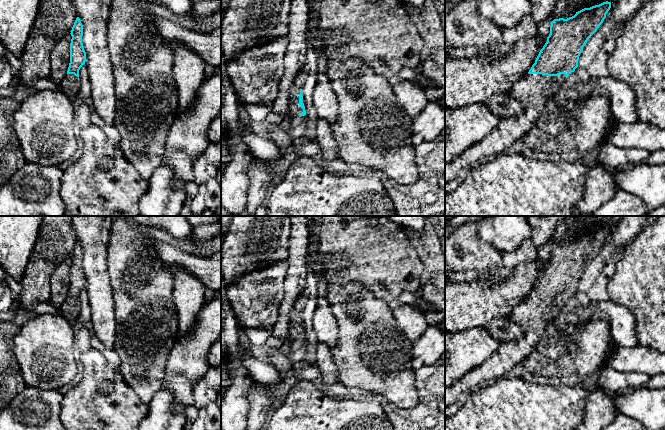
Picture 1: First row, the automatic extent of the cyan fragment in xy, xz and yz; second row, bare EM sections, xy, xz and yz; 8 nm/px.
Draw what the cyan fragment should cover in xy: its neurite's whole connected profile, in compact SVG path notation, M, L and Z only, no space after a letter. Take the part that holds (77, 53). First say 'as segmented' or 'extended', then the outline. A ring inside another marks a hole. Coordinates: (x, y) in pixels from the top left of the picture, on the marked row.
extended; M79 17L76 18L71 30L70 63L67 74L60 83L62 92L74 103L80 92L79 70L85 64L86 52L82 43L83 25Z

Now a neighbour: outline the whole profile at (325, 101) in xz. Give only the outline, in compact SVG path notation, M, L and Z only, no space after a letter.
M318 73L317 75L317 84L313 92L312 101L318 119L323 119L333 125L339 112L338 99L331 81L325 73Z

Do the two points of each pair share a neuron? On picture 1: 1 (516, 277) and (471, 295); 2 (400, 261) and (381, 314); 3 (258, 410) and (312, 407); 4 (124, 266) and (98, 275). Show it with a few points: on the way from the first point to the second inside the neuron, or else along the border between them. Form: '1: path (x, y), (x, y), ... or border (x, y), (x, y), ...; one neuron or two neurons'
1: path (505, 288), (498, 295), (482, 295); one neuron
2: border (367, 287), (378, 298), (384, 299), (388, 303); two neurons
3: border (273, 410), (267, 419); two neurons
4: border (108, 248), (107, 272), (113, 295); two neurons

